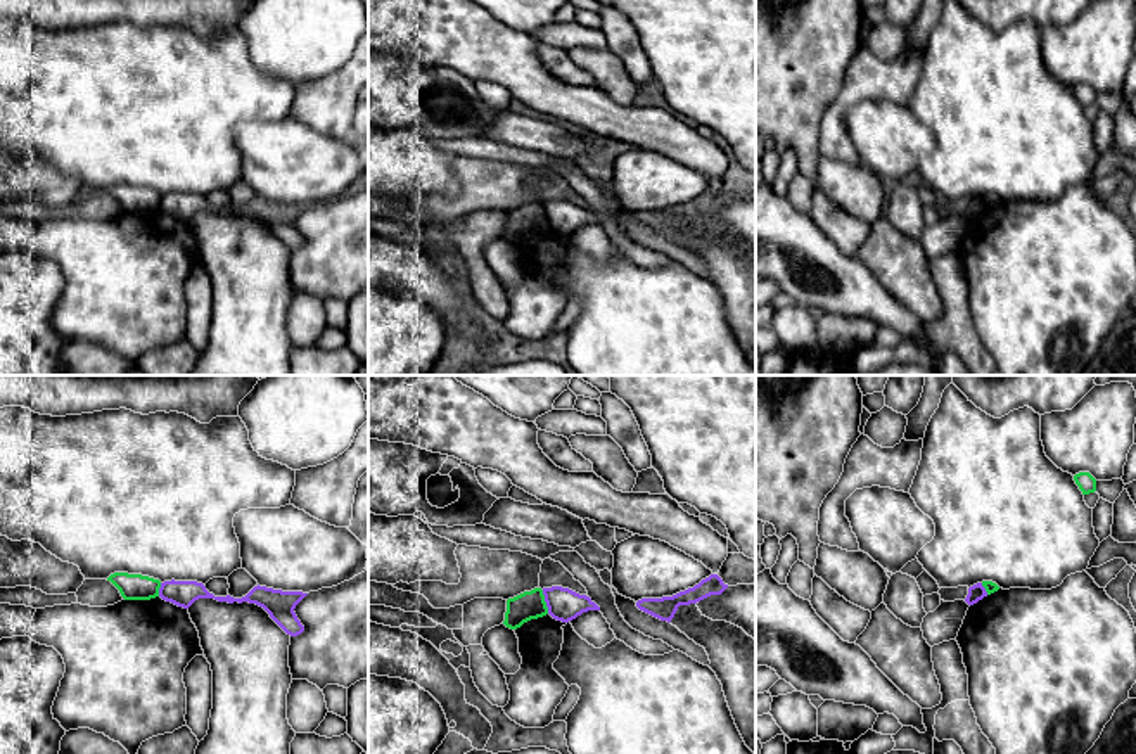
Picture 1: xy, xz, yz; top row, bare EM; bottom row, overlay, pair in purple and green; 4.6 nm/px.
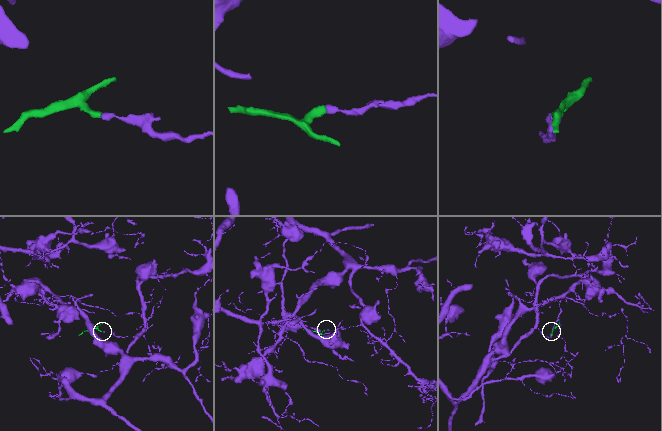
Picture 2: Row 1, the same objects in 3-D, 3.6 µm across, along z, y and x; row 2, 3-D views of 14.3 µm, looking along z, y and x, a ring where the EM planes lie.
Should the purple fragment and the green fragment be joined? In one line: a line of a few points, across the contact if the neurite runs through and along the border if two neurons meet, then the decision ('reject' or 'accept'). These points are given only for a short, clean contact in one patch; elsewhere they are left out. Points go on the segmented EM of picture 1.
line xz (542, 590), (548, 613); reject

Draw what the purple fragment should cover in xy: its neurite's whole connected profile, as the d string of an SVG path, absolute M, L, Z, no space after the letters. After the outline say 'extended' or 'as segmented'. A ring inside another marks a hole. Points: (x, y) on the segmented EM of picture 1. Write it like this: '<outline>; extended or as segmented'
M164 581L159 588L159 597L178 607L188 609L199 598L214 598L218 602L249 602L263 607L270 617L290 636L297 636L304 631L304 626L297 619L294 609L306 597L303 591L282 591L266 586L254 586L246 597L233 598L214 597L206 590L202 583L197 581Z; as segmented

